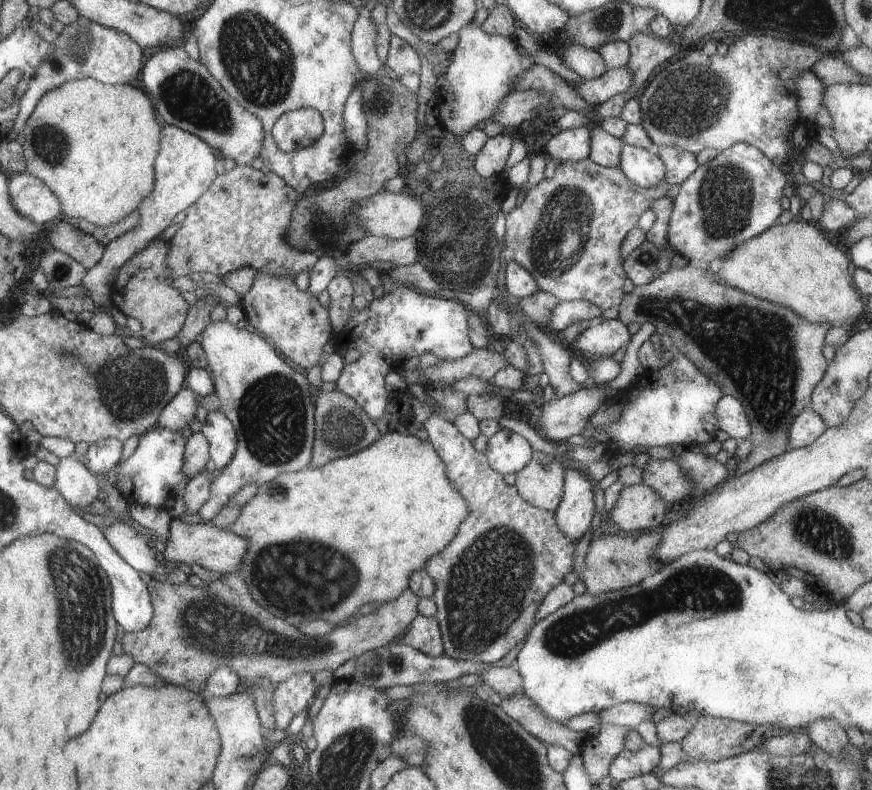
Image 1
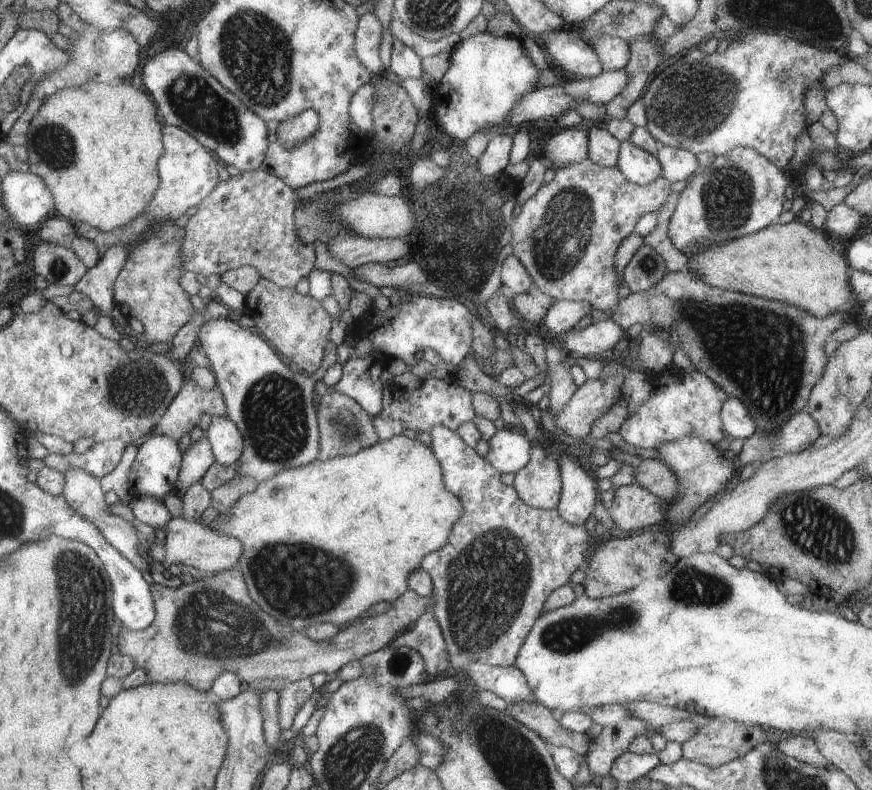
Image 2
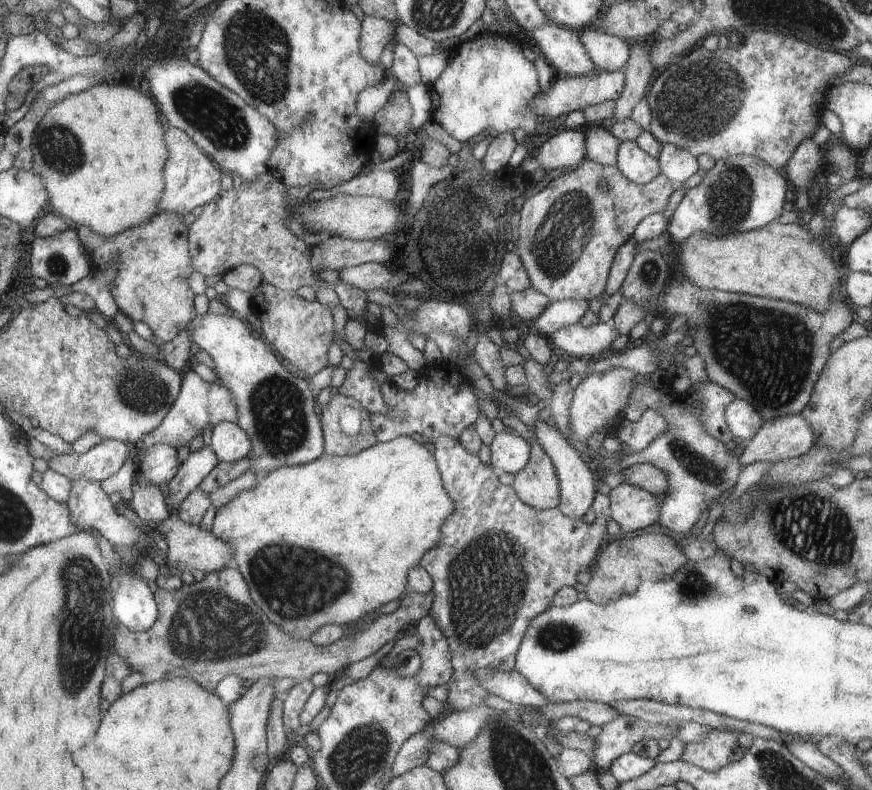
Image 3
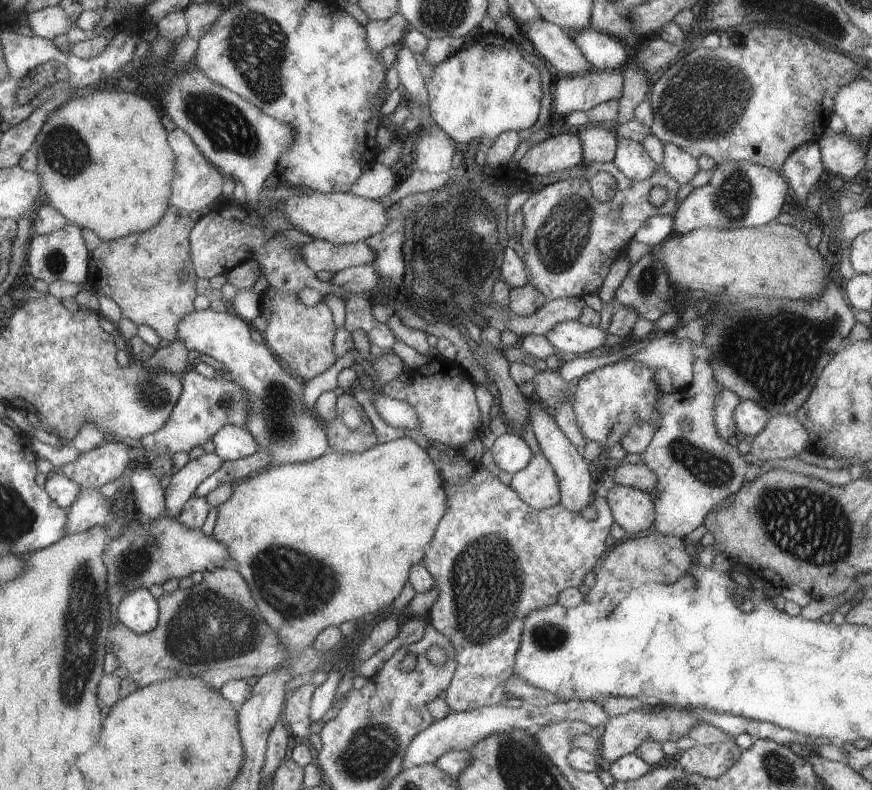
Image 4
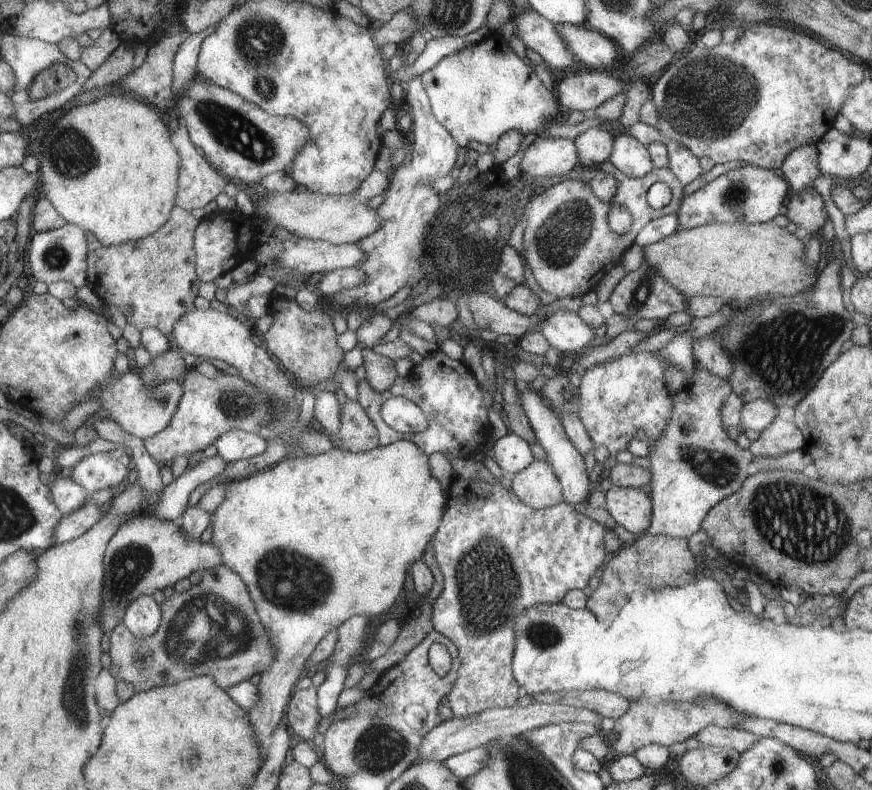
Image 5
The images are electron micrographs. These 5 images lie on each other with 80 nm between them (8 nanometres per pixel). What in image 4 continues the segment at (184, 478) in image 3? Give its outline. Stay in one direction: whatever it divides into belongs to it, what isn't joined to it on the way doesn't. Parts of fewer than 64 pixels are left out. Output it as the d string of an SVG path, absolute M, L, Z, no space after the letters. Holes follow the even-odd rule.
M216 453L203 454L197 459L189 460L179 472L172 475L170 485L164 490L164 515L177 519L196 488L222 465L223 460Z

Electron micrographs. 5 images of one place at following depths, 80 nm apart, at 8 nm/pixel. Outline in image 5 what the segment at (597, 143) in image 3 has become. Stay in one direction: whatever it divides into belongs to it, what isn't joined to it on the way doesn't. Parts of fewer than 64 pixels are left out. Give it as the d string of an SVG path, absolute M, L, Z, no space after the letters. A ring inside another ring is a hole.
M591 128L579 134L575 142L579 162L584 167L597 170L609 160L613 137L607 130Z

